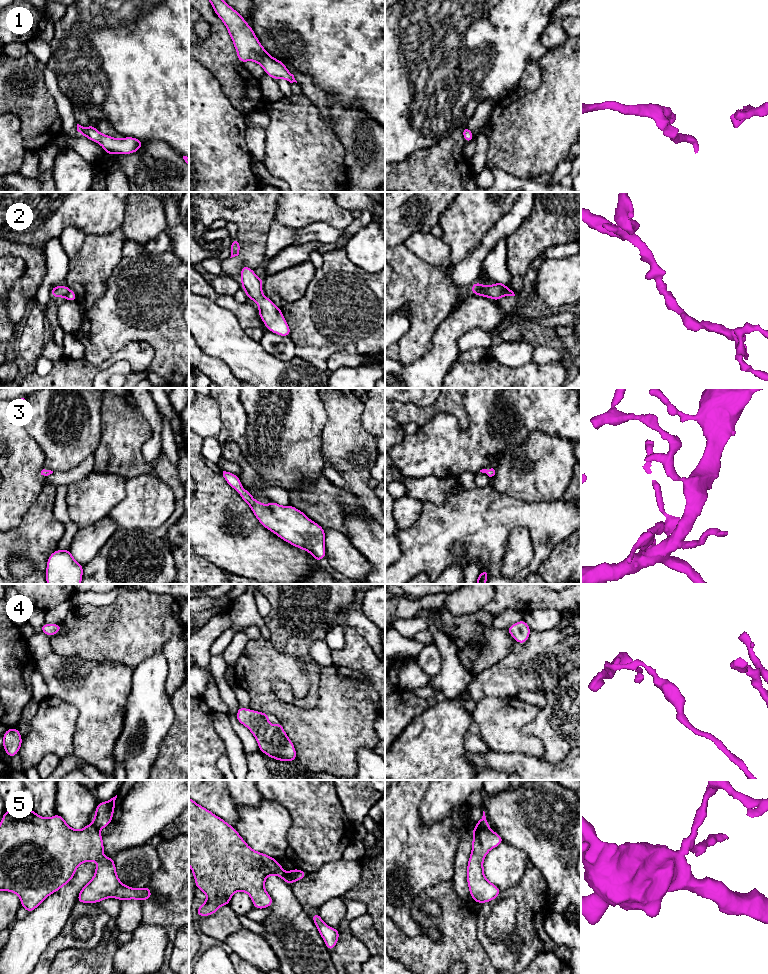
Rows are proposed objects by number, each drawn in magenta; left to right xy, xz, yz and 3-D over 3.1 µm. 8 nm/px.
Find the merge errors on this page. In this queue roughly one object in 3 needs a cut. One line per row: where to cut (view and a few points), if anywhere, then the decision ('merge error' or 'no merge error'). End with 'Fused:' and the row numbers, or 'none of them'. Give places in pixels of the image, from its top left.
1: no cut; no merge error
2: no cut; no merge error
3: no cut; no merge error
4: no cut; no merge error
5: cut in yz along (487, 824), (475, 828); merge error
Fused: 5

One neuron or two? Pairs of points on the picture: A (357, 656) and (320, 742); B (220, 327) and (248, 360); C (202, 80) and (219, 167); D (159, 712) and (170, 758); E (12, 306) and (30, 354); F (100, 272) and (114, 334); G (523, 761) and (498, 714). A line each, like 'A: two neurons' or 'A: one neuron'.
A: two neurons
B: one neuron
C: one neuron
D: two neurons
E: two neurons
F: two neurons
G: two neurons

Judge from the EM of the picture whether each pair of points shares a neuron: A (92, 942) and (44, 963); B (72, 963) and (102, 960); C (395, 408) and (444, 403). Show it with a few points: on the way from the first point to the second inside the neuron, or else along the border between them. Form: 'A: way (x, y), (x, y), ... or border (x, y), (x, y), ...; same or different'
A: way (79, 943), (60, 943), (53, 950); same
B: way (79, 963), (95, 963); same
C: way (407, 412), (428, 412), (432, 410); same

